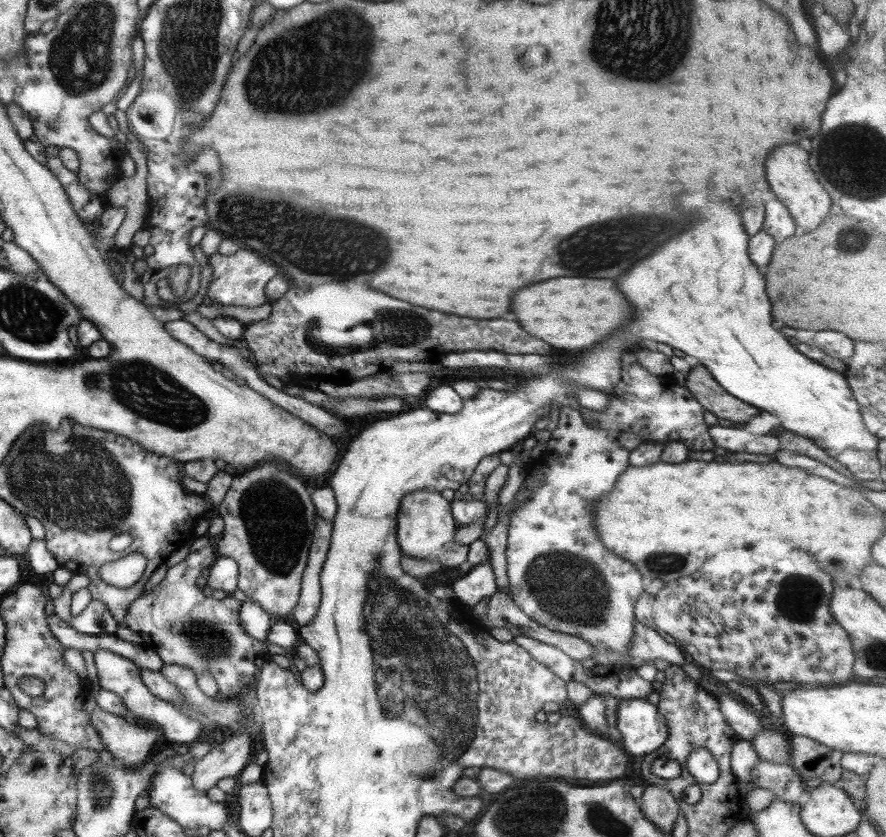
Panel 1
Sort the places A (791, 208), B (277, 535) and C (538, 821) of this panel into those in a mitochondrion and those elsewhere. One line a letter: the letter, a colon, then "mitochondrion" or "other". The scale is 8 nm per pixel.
A: other
B: mitochondrion
C: mitochondrion

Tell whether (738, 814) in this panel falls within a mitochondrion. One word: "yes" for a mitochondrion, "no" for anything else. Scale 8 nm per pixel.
no

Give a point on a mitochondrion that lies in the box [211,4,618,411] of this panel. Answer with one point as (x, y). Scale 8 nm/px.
(339, 62)

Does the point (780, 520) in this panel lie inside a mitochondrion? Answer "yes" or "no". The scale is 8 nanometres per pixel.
no

